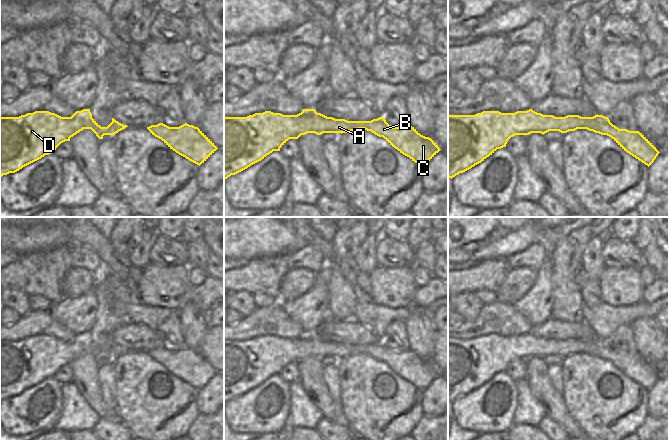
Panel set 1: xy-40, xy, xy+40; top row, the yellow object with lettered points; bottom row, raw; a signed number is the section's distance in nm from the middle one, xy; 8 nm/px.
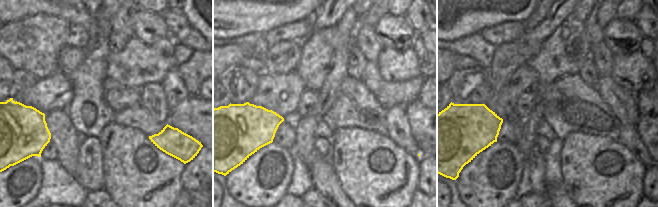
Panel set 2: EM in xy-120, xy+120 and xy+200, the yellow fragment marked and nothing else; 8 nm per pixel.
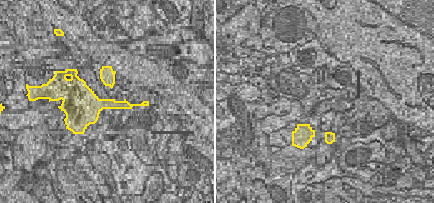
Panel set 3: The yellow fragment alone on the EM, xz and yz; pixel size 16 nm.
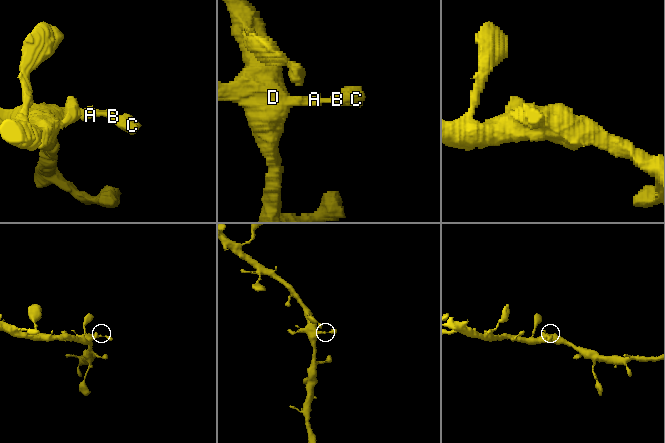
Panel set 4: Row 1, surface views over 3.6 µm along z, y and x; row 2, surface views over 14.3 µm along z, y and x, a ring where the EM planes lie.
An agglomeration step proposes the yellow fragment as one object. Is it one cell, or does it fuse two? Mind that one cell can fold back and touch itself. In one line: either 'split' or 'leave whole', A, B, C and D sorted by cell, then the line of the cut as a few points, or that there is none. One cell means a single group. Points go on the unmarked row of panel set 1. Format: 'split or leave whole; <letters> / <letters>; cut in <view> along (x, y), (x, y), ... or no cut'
leave whole; A B C D; no cut

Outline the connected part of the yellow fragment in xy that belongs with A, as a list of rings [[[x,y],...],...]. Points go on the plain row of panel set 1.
[[[303,333],[297,339],[283,339],[265,335],[247,341],[224,341],[224,403],[247,393],[273,375],[280,375],[280,372],[289,363],[298,363],[301,359],[307,357],[317,359],[323,357],[342,358],[359,353],[365,353],[383,361],[392,371],[419,389],[424,390],[441,374],[431,362],[421,359],[411,349],[393,351],[386,346],[384,341],[371,345],[347,345],[327,341],[317,337],[315,333]]]

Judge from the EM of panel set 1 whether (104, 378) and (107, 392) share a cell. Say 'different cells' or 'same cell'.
same cell

